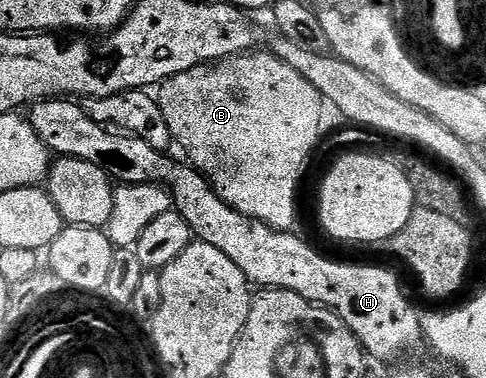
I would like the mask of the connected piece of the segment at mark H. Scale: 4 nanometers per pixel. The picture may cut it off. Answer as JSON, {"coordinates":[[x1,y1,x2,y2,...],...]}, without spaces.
{"coordinates":[[51,98,41,102,35,102,29,107,28,120,34,126,34,131,44,140,46,147,55,155,64,158,79,158,88,160,100,168,104,168,110,177,122,184,139,186,145,182,153,182,159,186,165,186,174,200,174,209,188,220,191,235,197,241,212,244,212,248,220,248,240,272,244,272,247,282,258,288,267,290,287,290,296,292,309,302,316,302,319,306,325,306,333,310,344,320,344,324,352,331,362,344,371,359,394,358,405,350,414,350,424,342,424,318,416,307,410,303,408,295,402,291,402,282,390,270,382,266,353,266,350,262,337,262,334,258,325,258,314,246,309,246,302,238,297,238,297,233,288,230,274,230,268,224,258,222,242,214,236,208,232,208,216,193,213,186,207,182,203,174,199,174,193,166,185,161,177,162,169,158,169,153,152,148,142,138,135,138,133,134,119,132,114,128,101,126,96,120,86,115,85,109,77,101]]}

